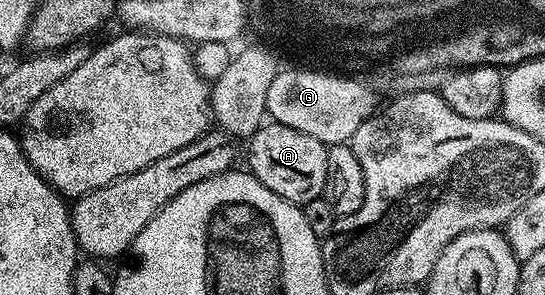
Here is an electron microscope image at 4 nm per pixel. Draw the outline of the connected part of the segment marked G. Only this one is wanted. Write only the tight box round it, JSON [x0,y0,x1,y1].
[267,69,377,145]

